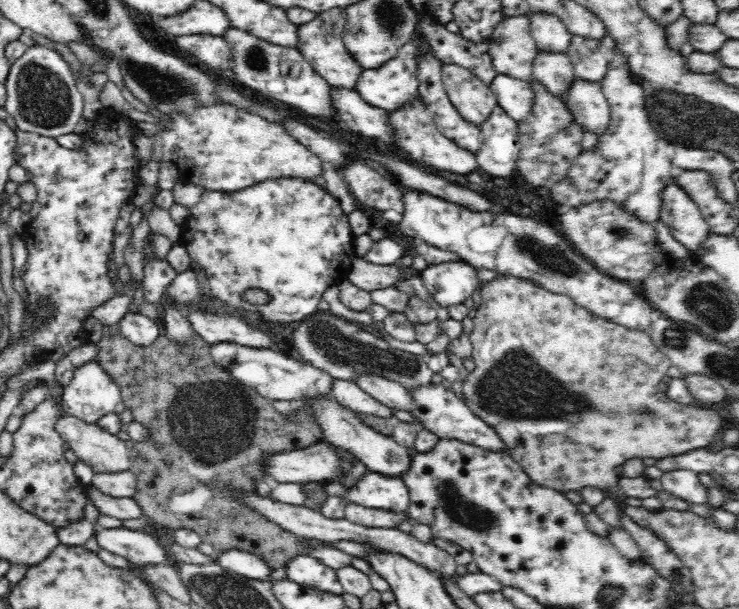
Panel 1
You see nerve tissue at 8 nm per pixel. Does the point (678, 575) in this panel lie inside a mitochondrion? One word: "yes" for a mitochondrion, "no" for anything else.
yes

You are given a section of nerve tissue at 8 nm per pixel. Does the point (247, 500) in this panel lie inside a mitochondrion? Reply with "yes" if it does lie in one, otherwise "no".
no

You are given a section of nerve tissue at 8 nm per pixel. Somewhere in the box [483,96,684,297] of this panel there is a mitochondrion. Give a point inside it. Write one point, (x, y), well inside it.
(551, 255)

